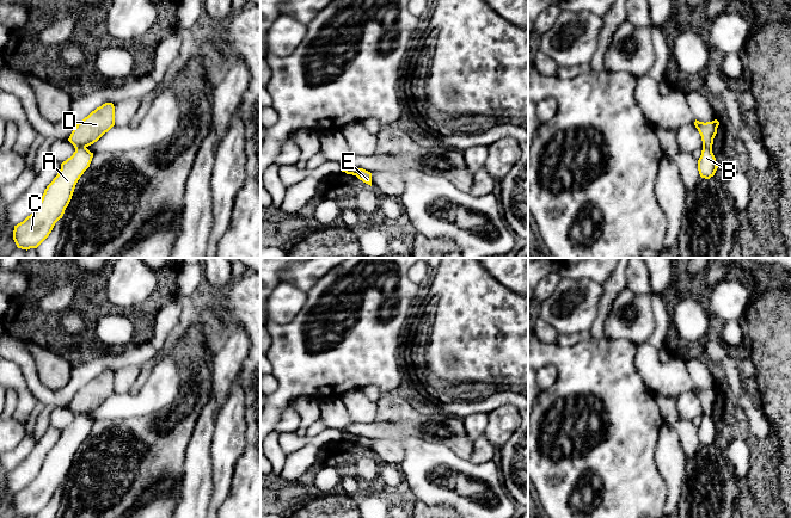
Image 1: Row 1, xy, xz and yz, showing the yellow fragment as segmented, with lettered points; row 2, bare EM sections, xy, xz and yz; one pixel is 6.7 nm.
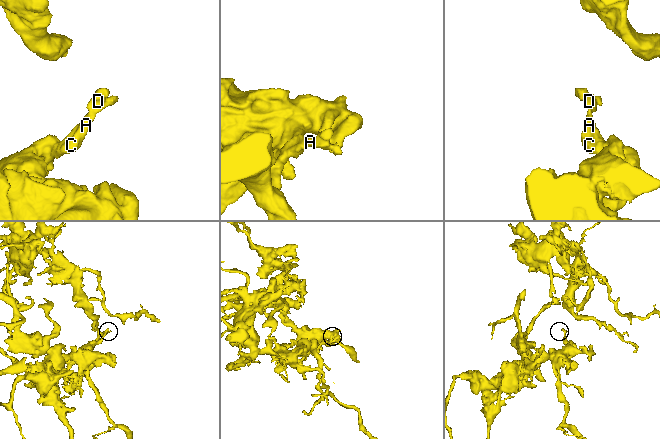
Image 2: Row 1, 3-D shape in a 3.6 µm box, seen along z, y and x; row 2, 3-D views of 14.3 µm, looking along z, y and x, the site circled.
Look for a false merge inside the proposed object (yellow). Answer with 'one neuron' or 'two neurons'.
two neurons

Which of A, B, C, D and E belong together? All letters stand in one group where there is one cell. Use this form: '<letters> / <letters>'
A B C / D E

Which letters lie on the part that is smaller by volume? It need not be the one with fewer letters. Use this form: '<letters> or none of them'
D, E

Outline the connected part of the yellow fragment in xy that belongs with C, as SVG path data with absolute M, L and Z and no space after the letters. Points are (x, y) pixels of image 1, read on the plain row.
M76 415L70 425L61 431L61 437L47 454L36 477L23 489L14 493L13 507L18 516L37 516L51 500L55 491L62 486L75 452L90 434L93 420L87 415Z

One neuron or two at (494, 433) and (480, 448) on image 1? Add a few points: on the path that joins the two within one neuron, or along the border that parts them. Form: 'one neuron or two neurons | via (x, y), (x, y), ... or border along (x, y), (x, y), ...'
one neuron | via (490, 435), (484, 444)

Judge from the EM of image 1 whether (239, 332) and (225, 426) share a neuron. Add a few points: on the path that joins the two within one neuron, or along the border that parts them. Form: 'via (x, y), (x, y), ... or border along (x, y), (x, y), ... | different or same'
via (231, 356), (226, 365), (226, 402) | same

